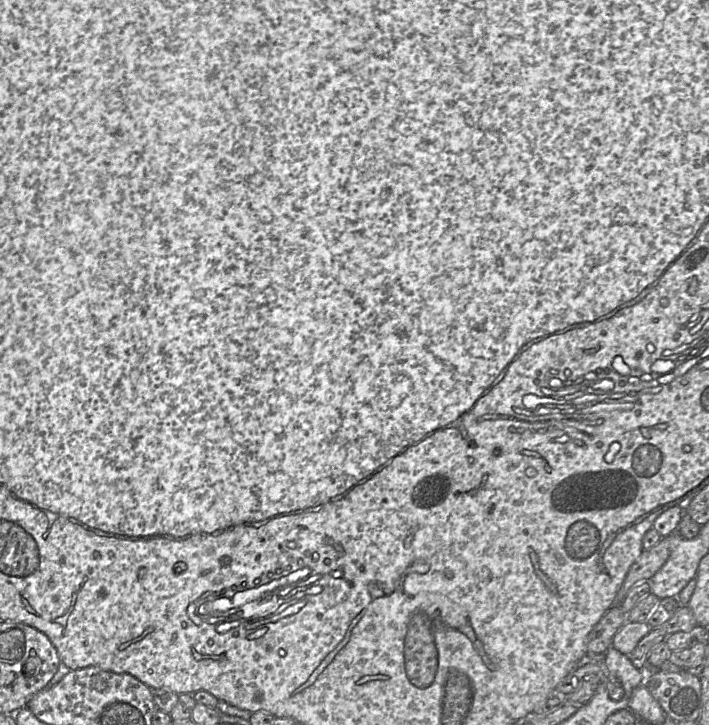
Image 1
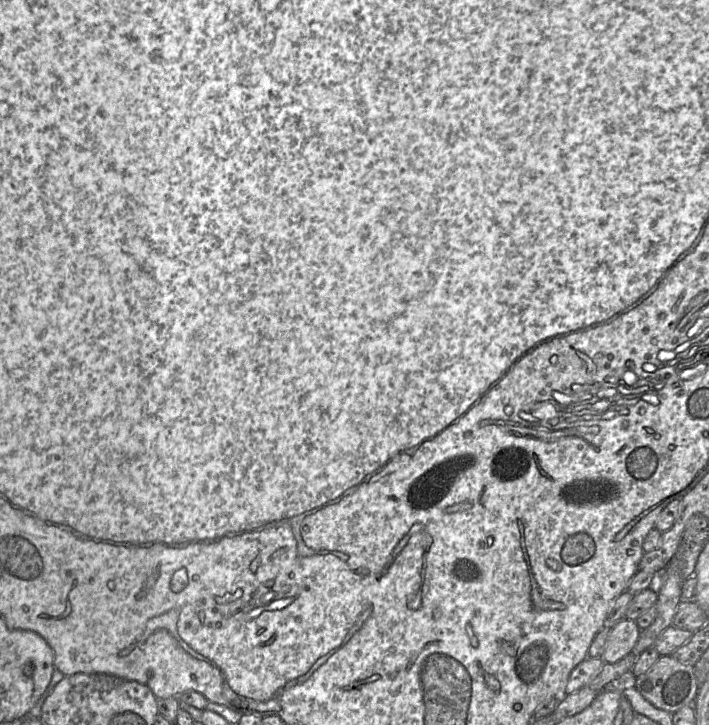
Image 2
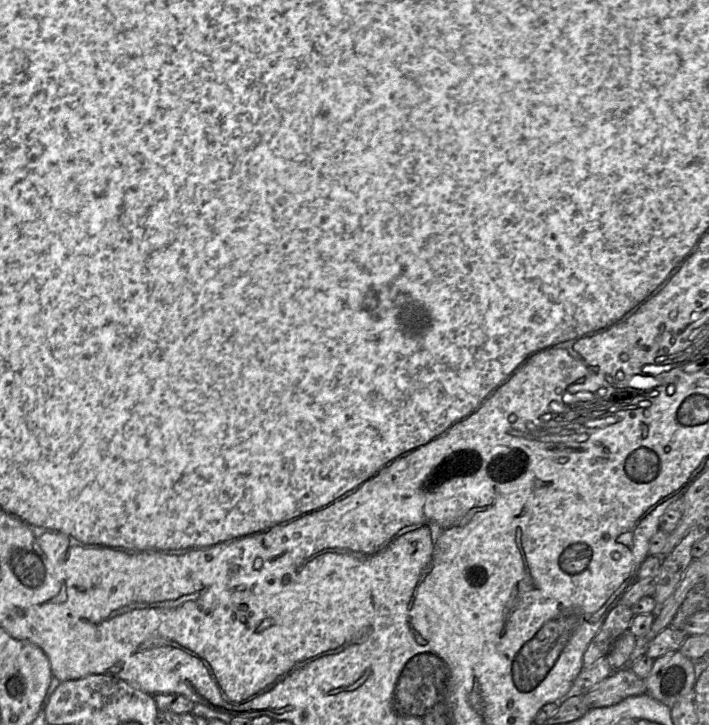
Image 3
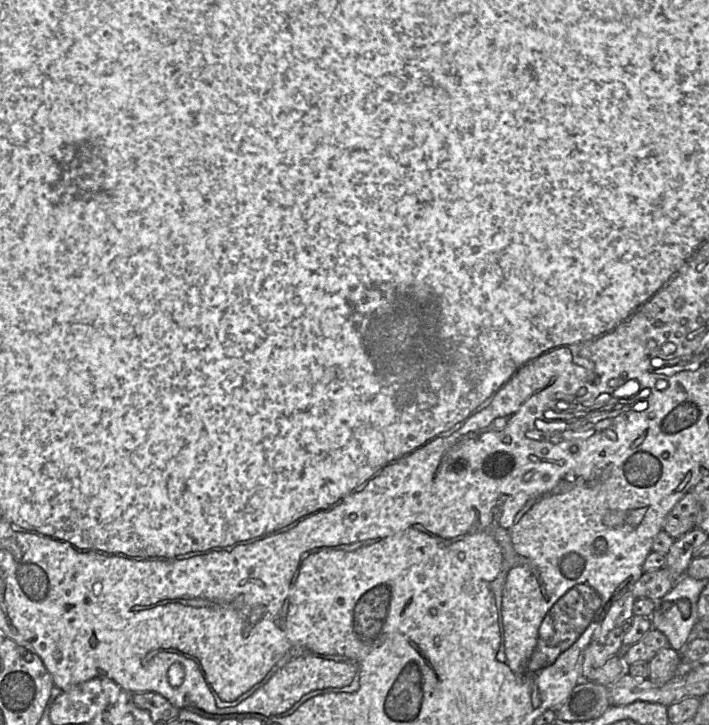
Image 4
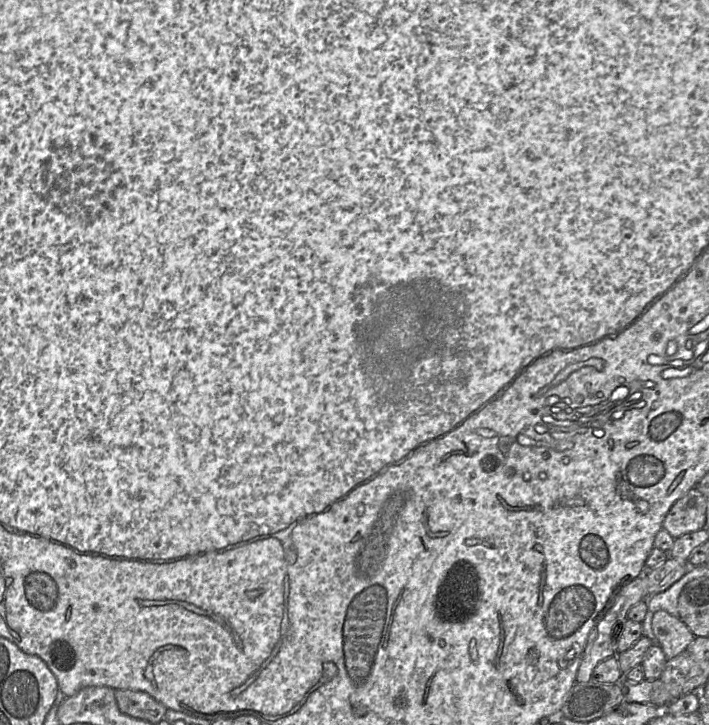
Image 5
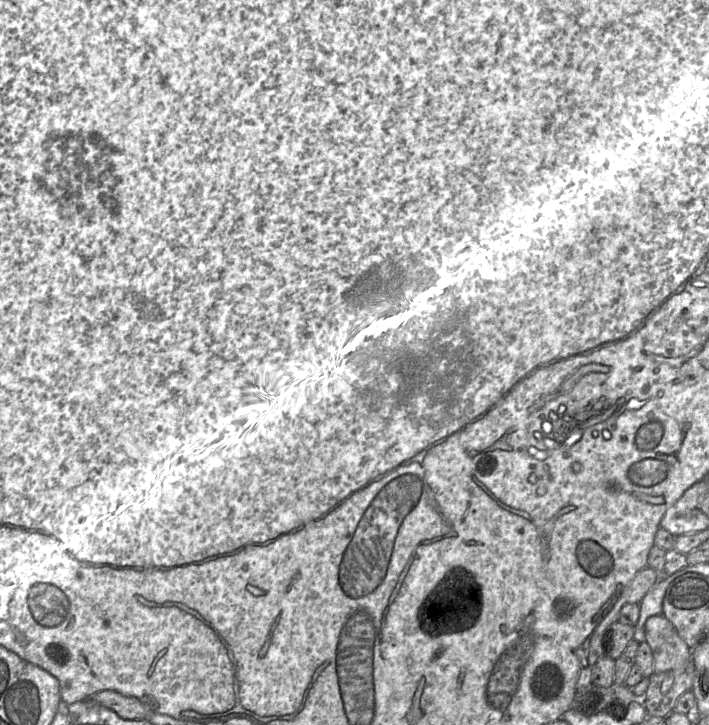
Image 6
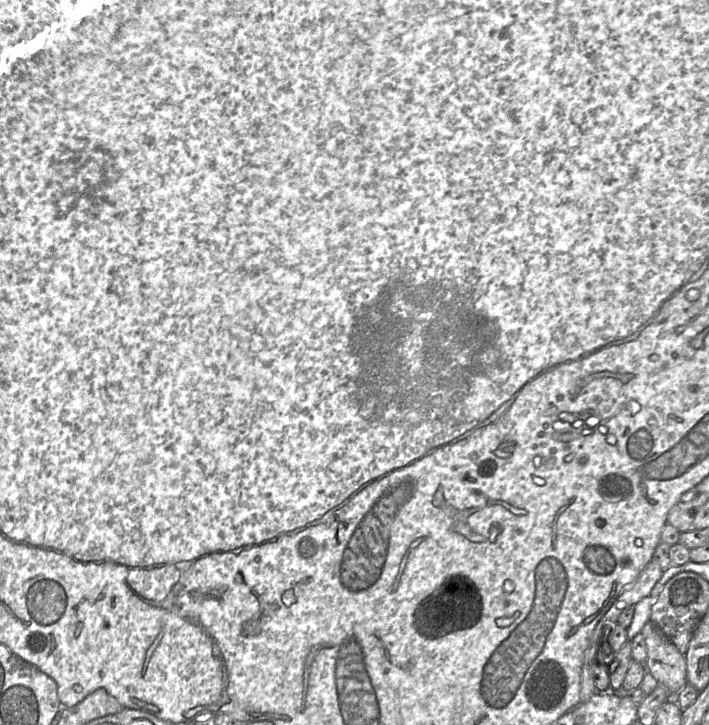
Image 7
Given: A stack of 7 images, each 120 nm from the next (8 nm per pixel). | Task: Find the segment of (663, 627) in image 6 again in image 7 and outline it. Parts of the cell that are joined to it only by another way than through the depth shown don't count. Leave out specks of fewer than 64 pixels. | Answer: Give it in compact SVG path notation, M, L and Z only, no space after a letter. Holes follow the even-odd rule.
M651 621L644 625L641 634L647 648L647 670L671 696L677 696L688 683L685 655Z

